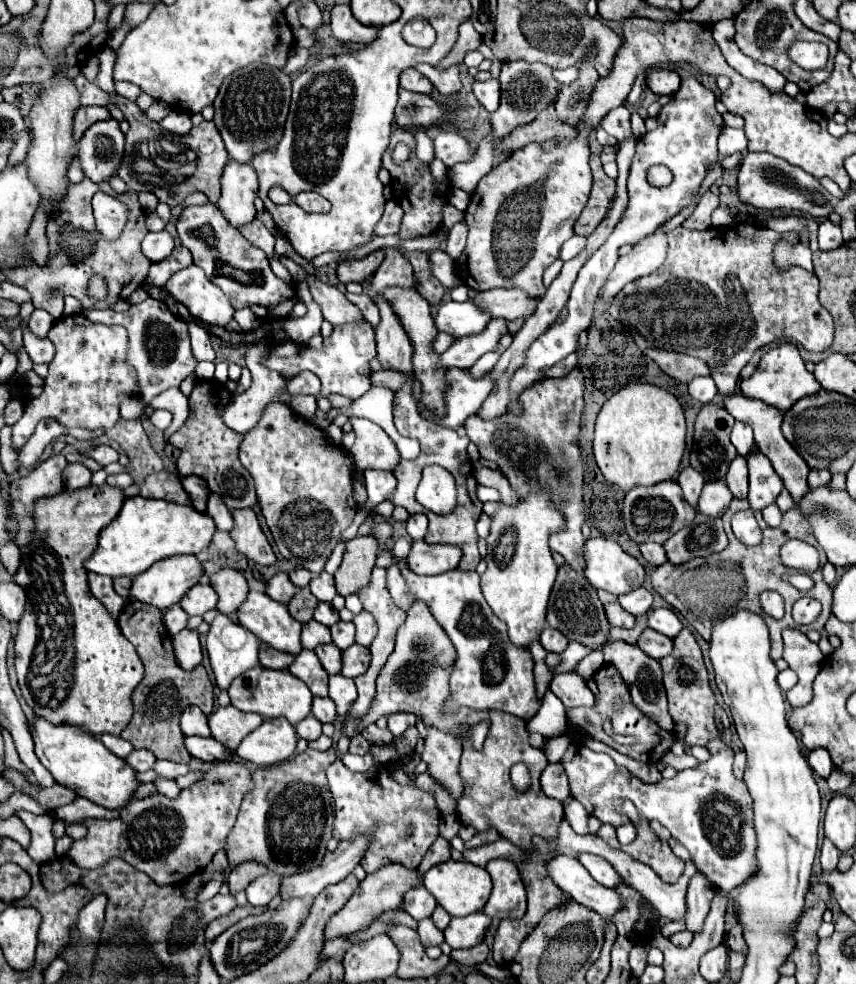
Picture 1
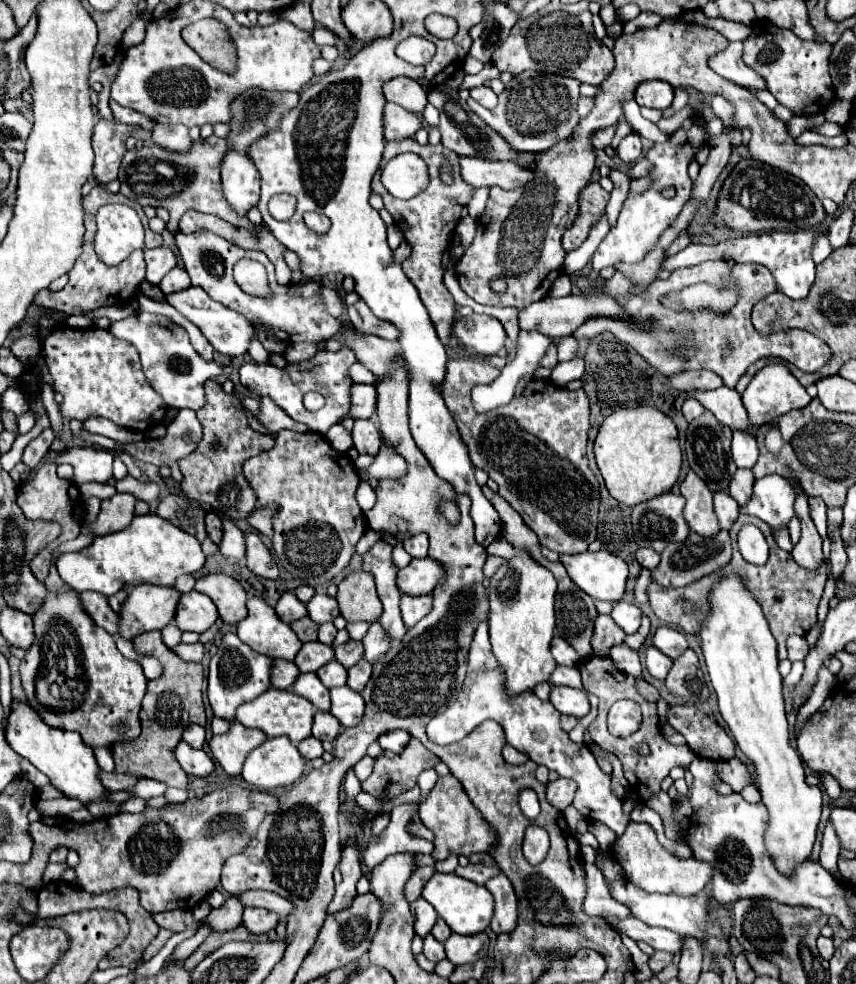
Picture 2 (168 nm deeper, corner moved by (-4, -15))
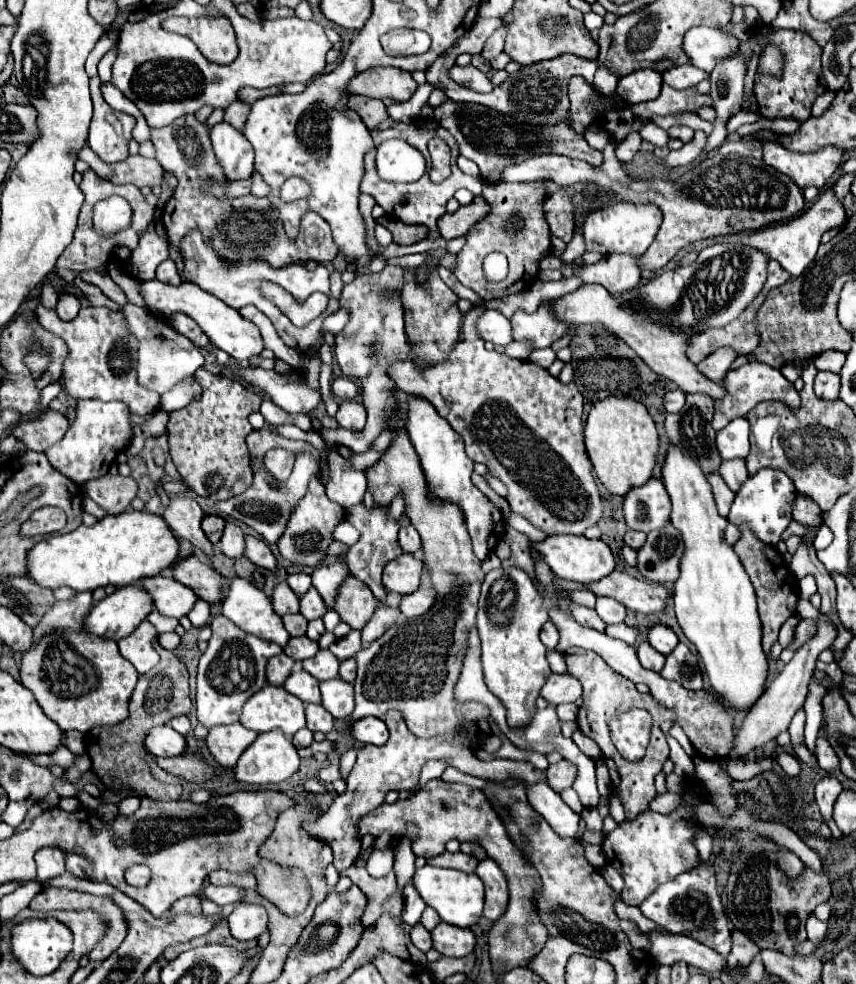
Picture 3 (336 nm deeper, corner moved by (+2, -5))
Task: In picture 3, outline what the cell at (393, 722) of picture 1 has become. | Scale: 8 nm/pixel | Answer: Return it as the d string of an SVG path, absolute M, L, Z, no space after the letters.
M363 717L353 723L351 735L355 741L361 743L371 743L371 745L385 745L389 739L389 729L385 721L377 717Z

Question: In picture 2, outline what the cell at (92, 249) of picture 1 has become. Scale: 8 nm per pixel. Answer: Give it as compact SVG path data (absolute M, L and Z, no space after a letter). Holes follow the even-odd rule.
M93 185L91 193L83 197L83 211L85 211L85 237L83 237L83 253L77 257L73 269L69 271L69 283L65 285L65 289L53 293L49 289L41 289L37 295L35 295L35 305L39 307L49 307L49 309L57 309L57 311L63 311L67 315L83 315L87 311L93 311L97 307L105 307L105 305L115 305L119 301L131 301L133 295L139 291L139 285L145 281L145 259L143 259L143 253L145 249L153 249L153 247L159 247L163 243L161 235L155 235L149 225L147 225L147 217L143 213L143 207L139 203L135 203L133 199L127 199L125 195L117 193L109 193L105 187L101 185ZM107 203L125 203L125 205L131 205L135 207L137 215L141 217L143 221L143 227L145 227L145 247L143 249L137 249L133 251L123 263L115 265L115 267L109 267L105 265L93 251L93 235L95 235L95 213L101 205L107 205Z

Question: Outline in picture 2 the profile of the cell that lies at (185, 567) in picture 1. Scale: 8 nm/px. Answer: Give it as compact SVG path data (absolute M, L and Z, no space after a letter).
M139 585L135 587L121 607L119 633L125 639L133 639L143 631L163 629L173 621L181 593L173 587Z

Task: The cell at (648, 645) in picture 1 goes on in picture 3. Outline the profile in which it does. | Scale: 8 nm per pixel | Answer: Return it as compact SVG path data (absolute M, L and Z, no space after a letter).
M643 641L639 647L637 647L637 657L639 657L639 663L645 667L645 669L651 669L651 671L661 671L663 665L665 665L665 657L655 651L647 641Z

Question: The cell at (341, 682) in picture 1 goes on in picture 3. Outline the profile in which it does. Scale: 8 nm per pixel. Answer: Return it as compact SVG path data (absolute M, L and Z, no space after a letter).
M329 679L321 683L321 697L323 707L335 717L345 719L353 713L355 699L353 699L353 685L345 683L343 679Z

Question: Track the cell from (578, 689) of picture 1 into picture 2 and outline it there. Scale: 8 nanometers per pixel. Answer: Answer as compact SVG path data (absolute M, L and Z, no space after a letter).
M553 687L551 689L551 699L553 707L571 717L583 717L589 713L589 701L583 689L573 689L573 687Z

